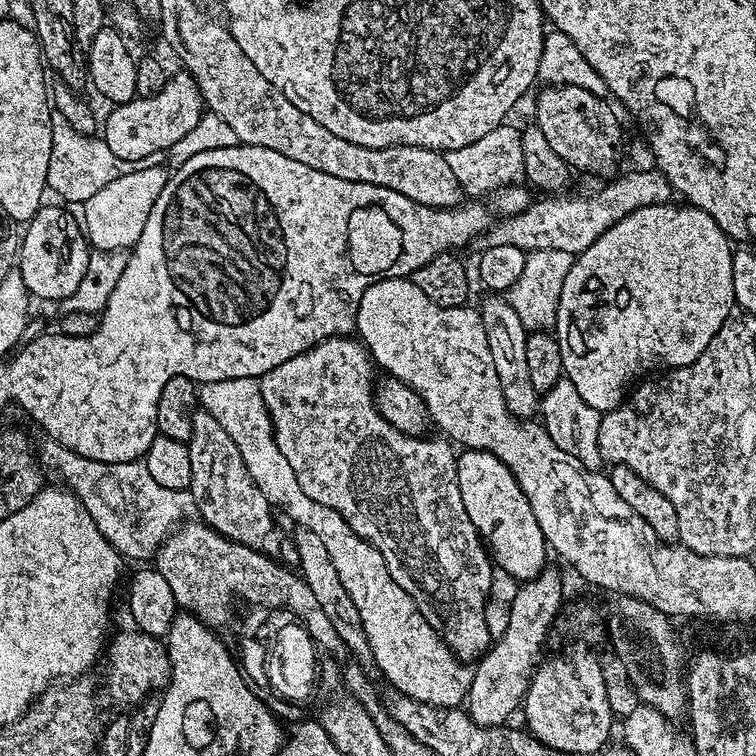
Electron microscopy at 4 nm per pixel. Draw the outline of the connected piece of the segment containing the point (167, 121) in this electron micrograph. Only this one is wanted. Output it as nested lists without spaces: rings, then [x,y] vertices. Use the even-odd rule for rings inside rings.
[[[177,70],[169,75],[166,86],[158,94],[137,96],[130,102],[115,105],[111,111],[102,120],[102,139],[106,146],[110,146],[110,150],[114,150],[118,158],[144,162],[152,158],[147,156],[152,156],[155,152],[163,153],[198,125],[202,115],[202,101],[192,75]]]

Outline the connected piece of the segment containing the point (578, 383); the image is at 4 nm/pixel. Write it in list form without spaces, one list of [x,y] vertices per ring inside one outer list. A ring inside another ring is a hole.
[[[674,203],[648,205],[634,210],[628,217],[624,217],[616,225],[610,226],[592,246],[586,249],[588,276],[592,276],[592,288],[596,288],[596,292],[592,292],[592,296],[588,296],[588,304],[592,304],[592,332],[588,332],[588,340],[580,340],[580,328],[576,328],[576,324],[584,324],[584,320],[580,320],[580,316],[584,316],[584,308],[576,308],[576,267],[574,265],[570,266],[570,274],[566,274],[566,282],[562,282],[562,298],[558,302],[554,335],[558,346],[566,353],[566,360],[570,365],[566,376],[567,379],[574,382],[574,386],[578,390],[578,394],[582,394],[582,400],[586,402],[586,406],[594,406],[594,410],[598,410],[602,414],[611,412],[613,408],[624,403],[626,399],[624,387],[627,384],[635,385],[641,378],[647,377],[657,370],[690,366],[690,362],[694,362],[698,358],[698,354],[702,354],[702,350],[706,350],[706,346],[710,346],[710,338],[714,338],[714,334],[718,334],[718,330],[722,330],[722,326],[728,321],[729,316],[733,315],[736,299],[734,298],[734,274],[730,274],[733,245],[730,243],[729,237],[725,236],[724,231],[716,225],[714,218],[710,218],[710,214],[706,214],[701,208],[691,206],[679,208]]]

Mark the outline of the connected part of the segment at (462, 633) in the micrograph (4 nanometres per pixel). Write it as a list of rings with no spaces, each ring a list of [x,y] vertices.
[[[331,336],[330,339],[323,340],[321,344],[316,344],[310,350],[290,358],[290,362],[282,362],[282,366],[278,366],[267,372],[265,376],[259,377],[260,393],[268,411],[268,417],[272,420],[272,433],[276,439],[276,445],[278,450],[282,450],[286,462],[290,462],[290,467],[294,469],[294,478],[298,478],[298,486],[302,486],[304,495],[314,498],[314,502],[318,502],[322,506],[330,506],[330,510],[342,514],[342,518],[354,530],[354,534],[358,534],[363,540],[369,540],[378,550],[378,554],[382,554],[382,558],[386,562],[386,570],[390,570],[390,578],[394,578],[394,582],[398,582],[398,586],[402,586],[402,590],[406,590],[406,594],[410,594],[410,598],[414,598],[422,618],[426,618],[426,622],[430,622],[434,631],[444,639],[447,648],[455,652],[461,661],[475,661],[483,656],[490,647],[486,606],[488,598],[492,594],[494,561],[484,541],[481,540],[474,522],[470,522],[470,514],[466,514],[466,506],[462,506],[462,490],[458,490],[458,474],[456,473],[457,453],[452,452],[453,445],[447,439],[424,440],[423,435],[408,436],[402,430],[390,426],[390,422],[386,422],[386,418],[382,418],[382,414],[376,408],[372,368],[374,369],[374,361],[359,339]]]

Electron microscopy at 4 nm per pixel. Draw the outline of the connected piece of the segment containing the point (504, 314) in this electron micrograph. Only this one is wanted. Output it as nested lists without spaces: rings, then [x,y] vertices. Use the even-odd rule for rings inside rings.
[[[488,294],[484,305],[479,305],[478,311],[482,326],[486,326],[486,340],[490,342],[490,355],[494,357],[498,386],[502,386],[502,398],[506,398],[508,412],[519,420],[531,420],[537,415],[542,396],[534,390],[534,382],[530,382],[526,363],[526,338],[529,329],[524,327],[522,318],[518,318],[514,306],[510,306],[510,302],[503,295]]]

